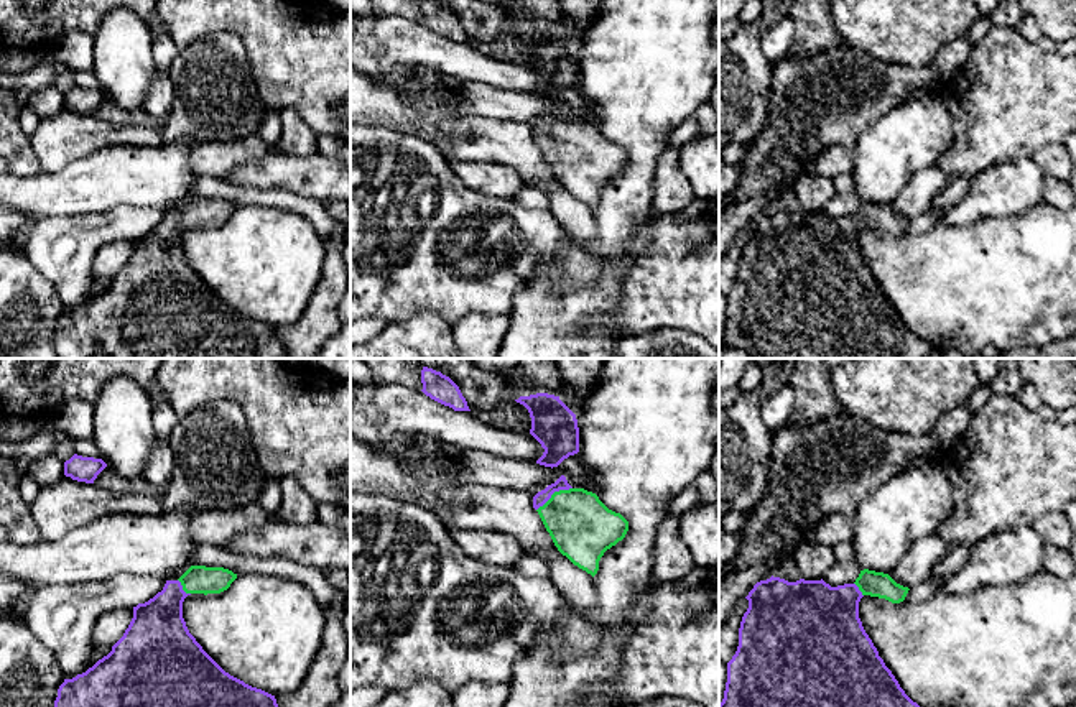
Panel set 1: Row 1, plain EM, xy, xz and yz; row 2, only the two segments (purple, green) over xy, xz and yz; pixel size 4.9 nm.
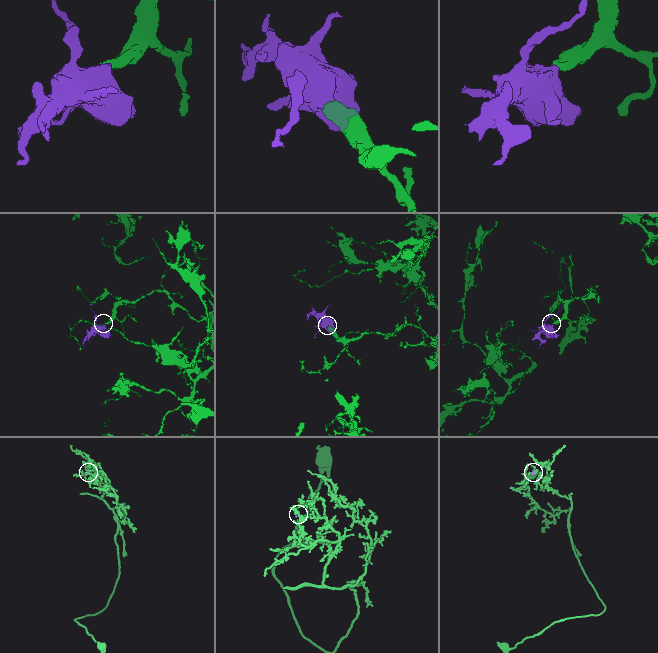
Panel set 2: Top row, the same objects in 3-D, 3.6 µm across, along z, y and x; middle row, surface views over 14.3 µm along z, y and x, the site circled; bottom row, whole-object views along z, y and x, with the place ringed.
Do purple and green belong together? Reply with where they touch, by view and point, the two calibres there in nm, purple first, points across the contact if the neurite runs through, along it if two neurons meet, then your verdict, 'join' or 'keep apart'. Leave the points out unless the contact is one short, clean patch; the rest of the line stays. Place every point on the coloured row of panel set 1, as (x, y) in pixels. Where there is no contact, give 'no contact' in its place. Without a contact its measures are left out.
xz (553, 492) | 70/320 nm | across xz (540, 499), (547, 499), (553, 492), (558, 503), (583, 528) | join

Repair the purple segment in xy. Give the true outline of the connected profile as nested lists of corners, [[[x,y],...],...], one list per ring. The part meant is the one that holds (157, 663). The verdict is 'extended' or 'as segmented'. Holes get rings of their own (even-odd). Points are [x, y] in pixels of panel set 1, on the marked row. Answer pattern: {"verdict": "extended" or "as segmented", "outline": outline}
{"verdict": "extended", "outline": [[[191,566],[178,580],[133,607],[133,618],[112,651],[86,672],[64,679],[54,707],[278,707],[275,695],[225,672],[189,633],[183,602],[191,594],[220,594],[237,579],[229,569]]]}

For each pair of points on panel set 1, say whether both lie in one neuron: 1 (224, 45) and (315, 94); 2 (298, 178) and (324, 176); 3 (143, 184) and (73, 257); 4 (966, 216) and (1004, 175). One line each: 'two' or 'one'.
1: two
2: one
3: two
4: one

